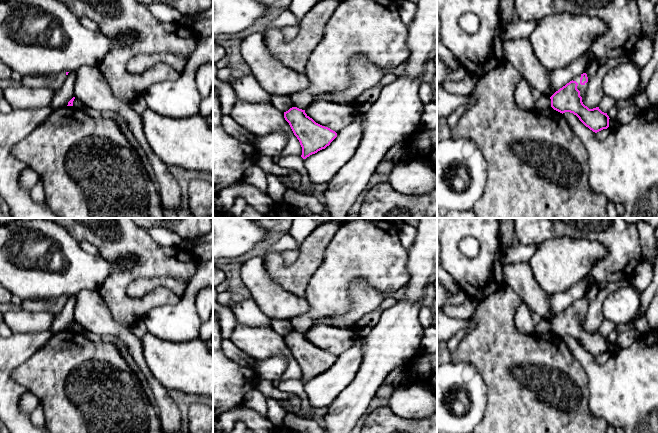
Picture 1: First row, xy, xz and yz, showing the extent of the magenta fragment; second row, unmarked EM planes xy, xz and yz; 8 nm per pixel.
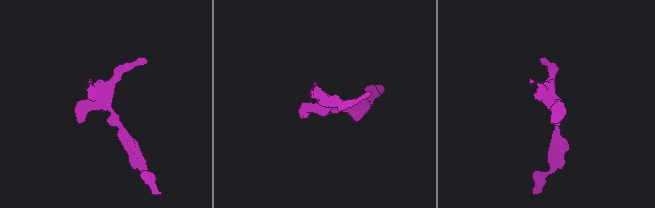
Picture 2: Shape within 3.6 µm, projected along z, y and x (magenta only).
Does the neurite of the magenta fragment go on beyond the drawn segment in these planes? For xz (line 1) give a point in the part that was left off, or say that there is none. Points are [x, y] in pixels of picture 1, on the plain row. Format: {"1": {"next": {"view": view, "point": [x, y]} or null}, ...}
{"1": {"next": null}}

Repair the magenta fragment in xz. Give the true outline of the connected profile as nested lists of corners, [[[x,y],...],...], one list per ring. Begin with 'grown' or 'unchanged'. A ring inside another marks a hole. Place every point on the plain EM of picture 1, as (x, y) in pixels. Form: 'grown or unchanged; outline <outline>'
unchanged; outline [[[297,331],[284,336],[284,342],[300,366],[303,383],[325,373],[337,361],[335,355],[316,347],[305,334]]]

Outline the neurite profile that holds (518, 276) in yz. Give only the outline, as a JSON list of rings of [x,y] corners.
[[[528,263],[503,265],[503,279],[505,285],[512,288],[532,312],[549,321],[554,318],[551,313],[550,295],[537,284]]]

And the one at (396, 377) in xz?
[[[405,365],[395,368],[384,380],[385,385],[401,386],[405,384]]]

